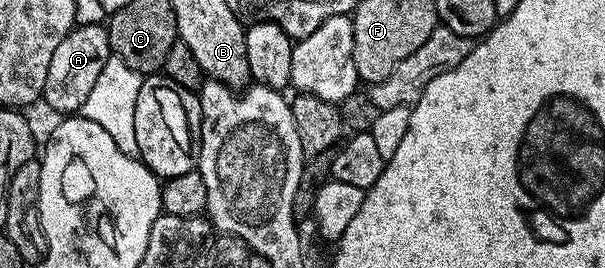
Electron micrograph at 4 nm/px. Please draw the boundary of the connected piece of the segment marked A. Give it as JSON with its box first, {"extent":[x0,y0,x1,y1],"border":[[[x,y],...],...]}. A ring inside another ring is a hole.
{"extent":[43,23,110,114],"border":[[[78,23],[73,31],[67,34],[67,38],[59,42],[55,54],[51,57],[51,66],[47,69],[43,104],[53,112],[61,112],[60,114],[80,113],[110,55],[108,27],[104,23]]]}

